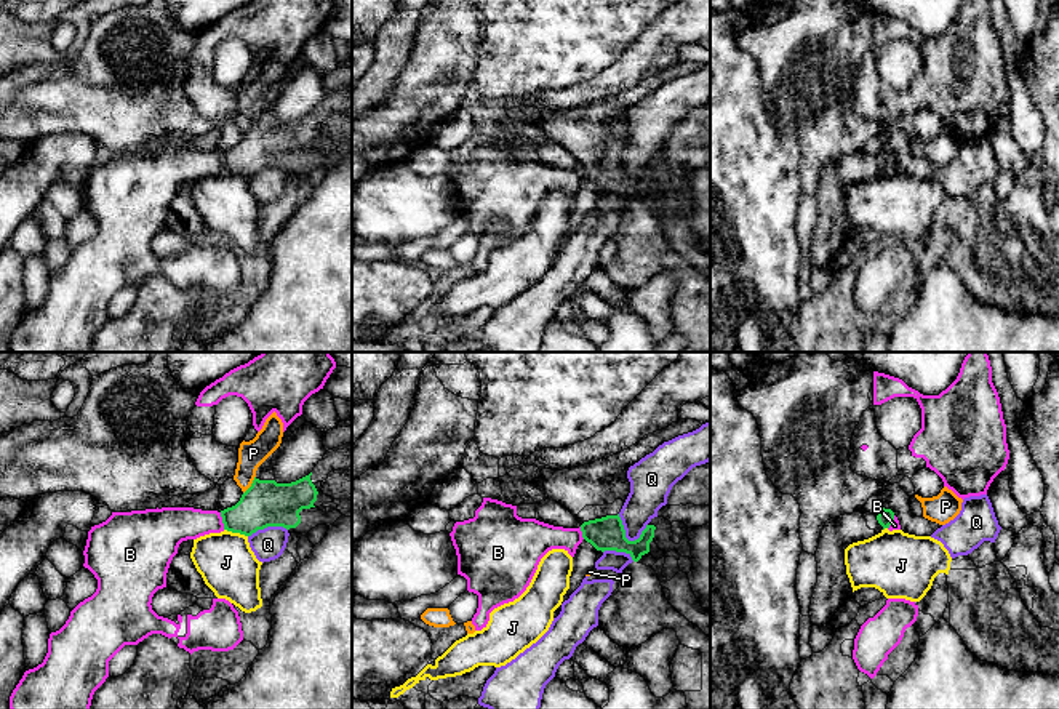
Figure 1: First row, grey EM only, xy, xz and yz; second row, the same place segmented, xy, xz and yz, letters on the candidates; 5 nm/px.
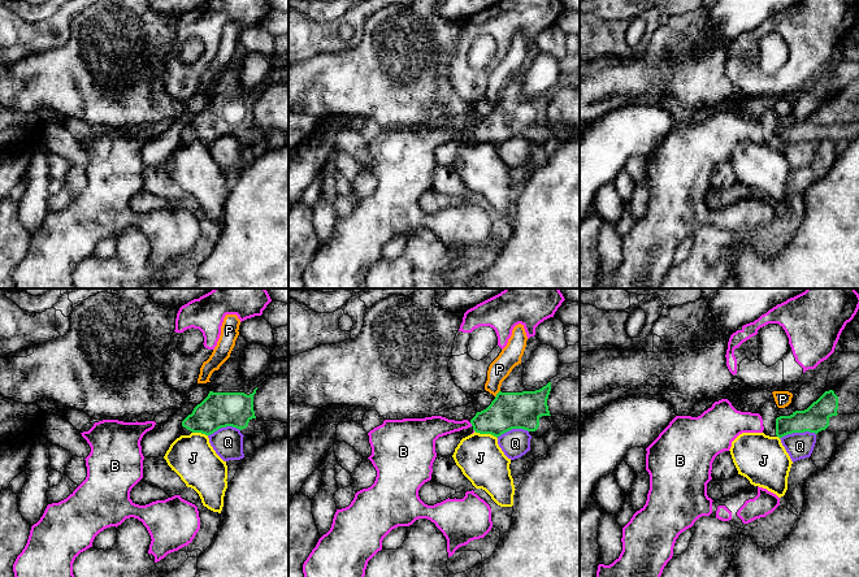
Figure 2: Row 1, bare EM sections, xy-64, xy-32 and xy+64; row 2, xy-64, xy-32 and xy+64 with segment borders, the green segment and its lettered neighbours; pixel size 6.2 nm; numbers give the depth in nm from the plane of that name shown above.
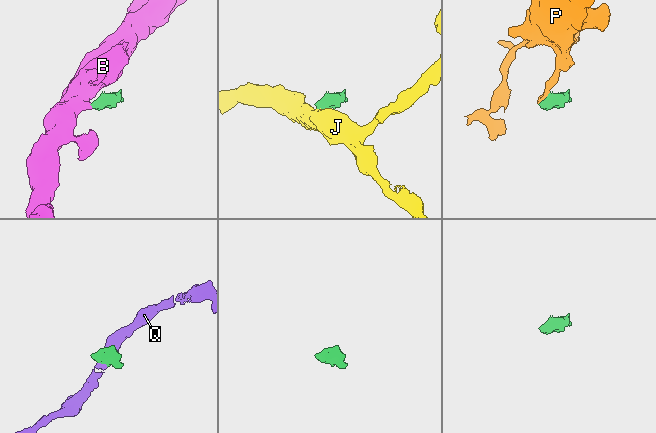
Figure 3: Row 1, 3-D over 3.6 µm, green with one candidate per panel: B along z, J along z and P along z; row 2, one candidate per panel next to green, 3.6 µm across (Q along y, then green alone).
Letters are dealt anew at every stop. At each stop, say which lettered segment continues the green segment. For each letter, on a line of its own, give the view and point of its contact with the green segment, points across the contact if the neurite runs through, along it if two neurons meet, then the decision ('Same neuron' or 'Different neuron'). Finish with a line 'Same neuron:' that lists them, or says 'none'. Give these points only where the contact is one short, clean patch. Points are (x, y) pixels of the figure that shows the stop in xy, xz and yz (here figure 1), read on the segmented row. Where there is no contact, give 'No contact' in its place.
B: Touches green at xy (223, 520). Boundary: xy (219, 512), (224, 528). Different neuron
J: Touches green at xy (235, 532). Boundary: xy (224, 528), (247, 536). Different neuron
P: Touches green at xy (251, 485). Boundary: xy (255, 476), (243, 493). Different neuron
Q: Touches green at xz (624, 532). Boundary: xz (618, 514), (624, 535), (629, 540), (637, 540). Different neuron
Same neuron: none

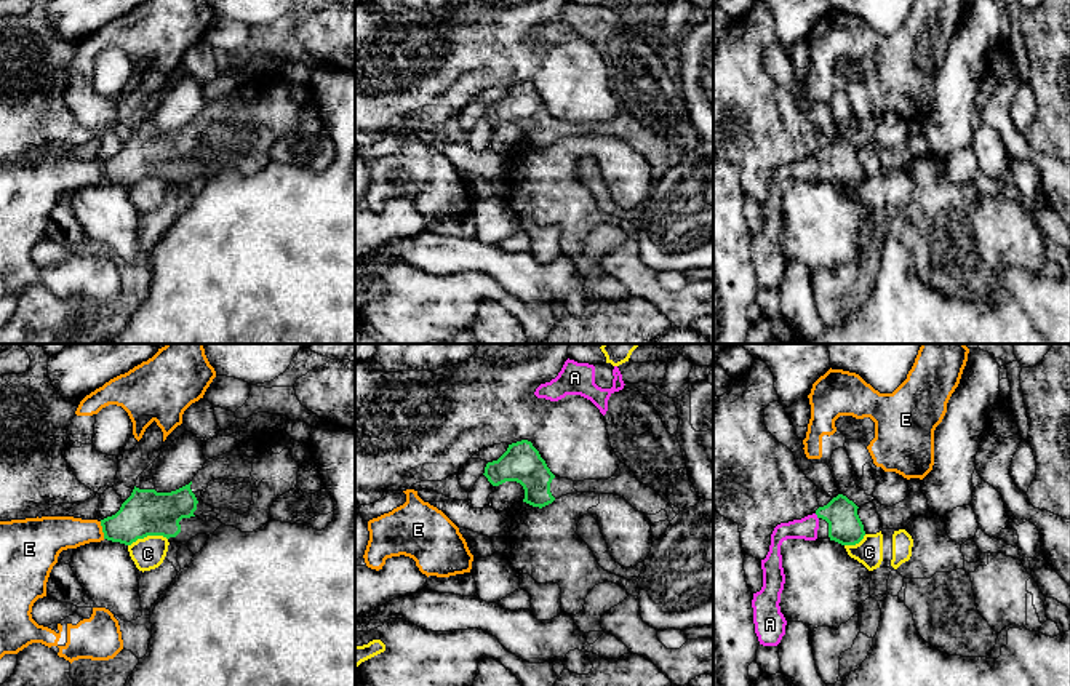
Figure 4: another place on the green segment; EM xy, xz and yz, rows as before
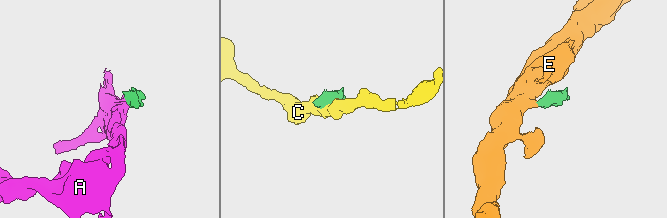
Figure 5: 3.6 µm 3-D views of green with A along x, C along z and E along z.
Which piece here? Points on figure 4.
A: Touches green at yz (818, 517). Path across: yz (845, 526), (834, 515), (818, 517), (806, 528). Same neuron
C: Touches green at xy (147, 534). Boundary: xy (167, 538), (144, 536), (128, 546). Different neuron
E: Touches green at xy (103, 530). Boundary: xy (99, 522), (104, 538). Different neuron
Same neuron: A

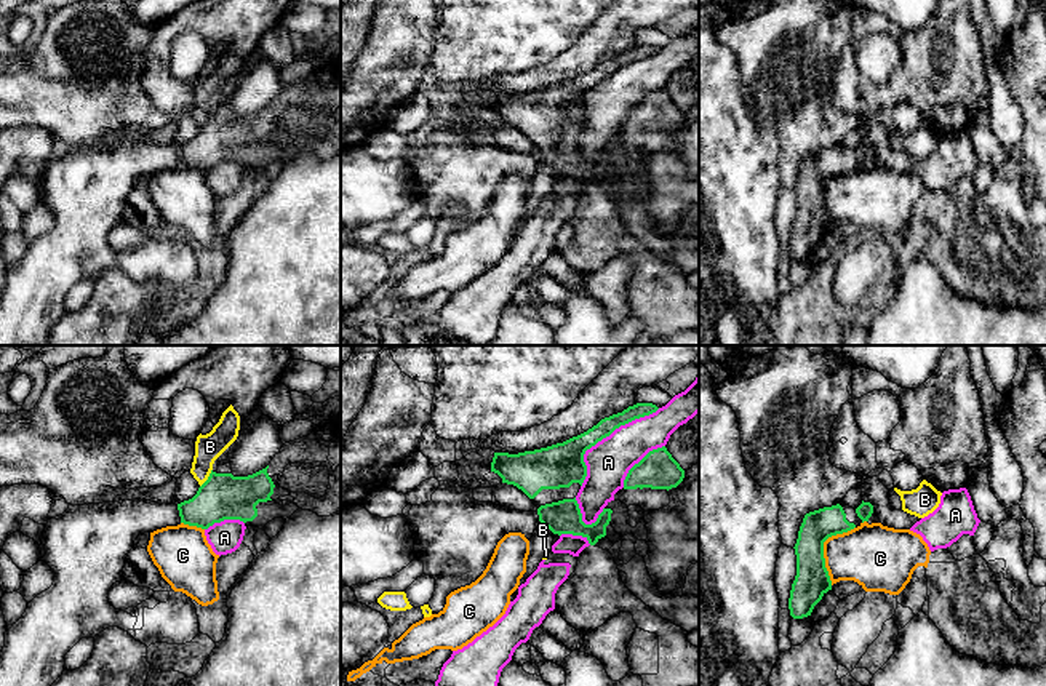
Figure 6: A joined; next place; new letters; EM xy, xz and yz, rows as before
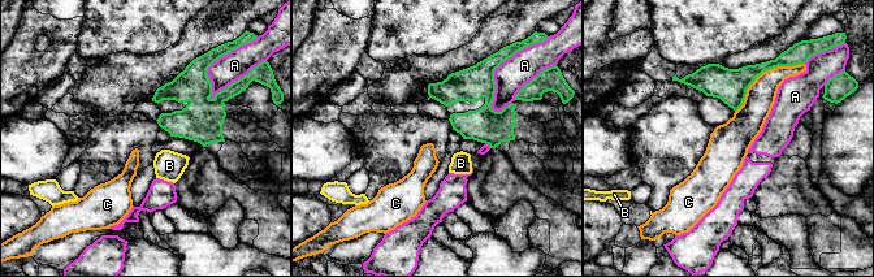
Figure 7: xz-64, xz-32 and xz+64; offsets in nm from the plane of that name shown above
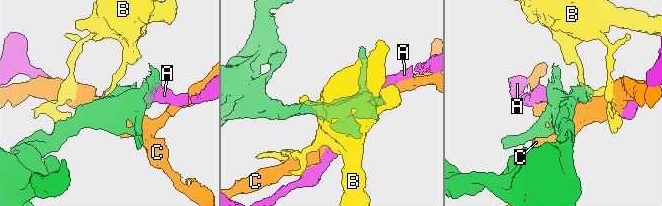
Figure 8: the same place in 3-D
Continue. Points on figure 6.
A: Touches green at xz (605, 437). Different neuron
B: Touches green at xy (208, 478). Boundary: xy (211, 469), (200, 486). Different neuron
C: Touches green at yz (822, 549). Different neuron
Same neuron: none

